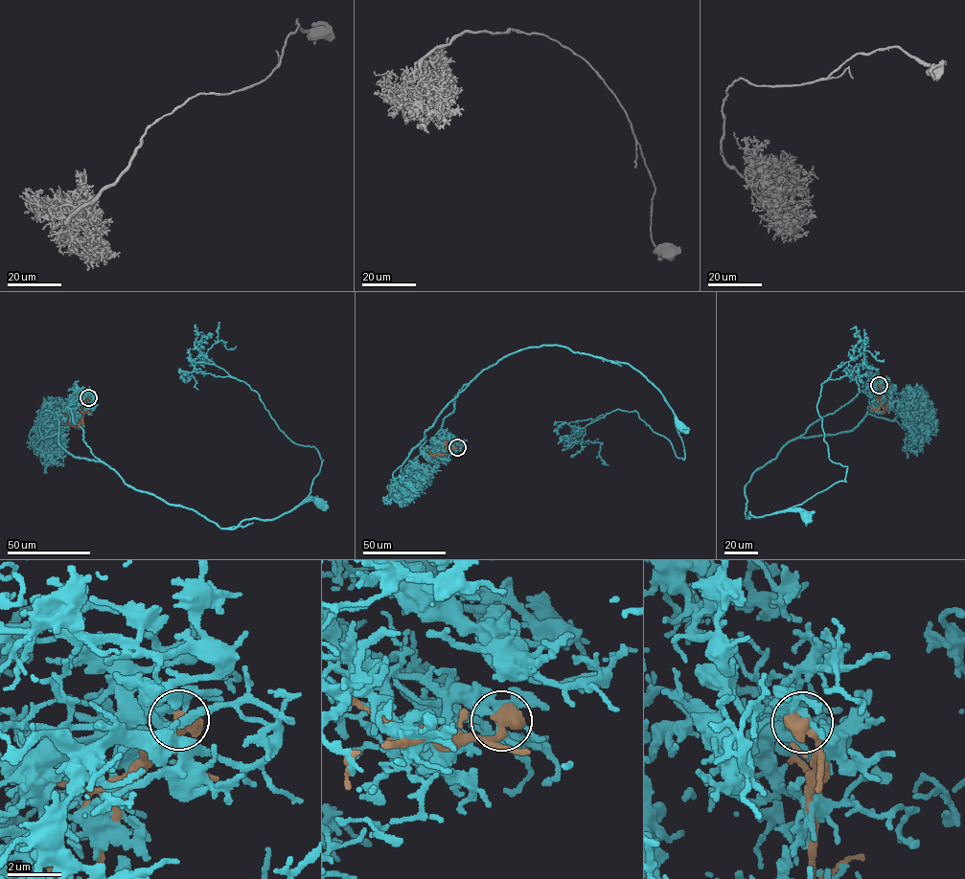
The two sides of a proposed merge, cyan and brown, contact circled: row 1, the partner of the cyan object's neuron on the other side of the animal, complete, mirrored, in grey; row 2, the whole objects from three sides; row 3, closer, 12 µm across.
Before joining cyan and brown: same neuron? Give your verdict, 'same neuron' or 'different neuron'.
different neuron

